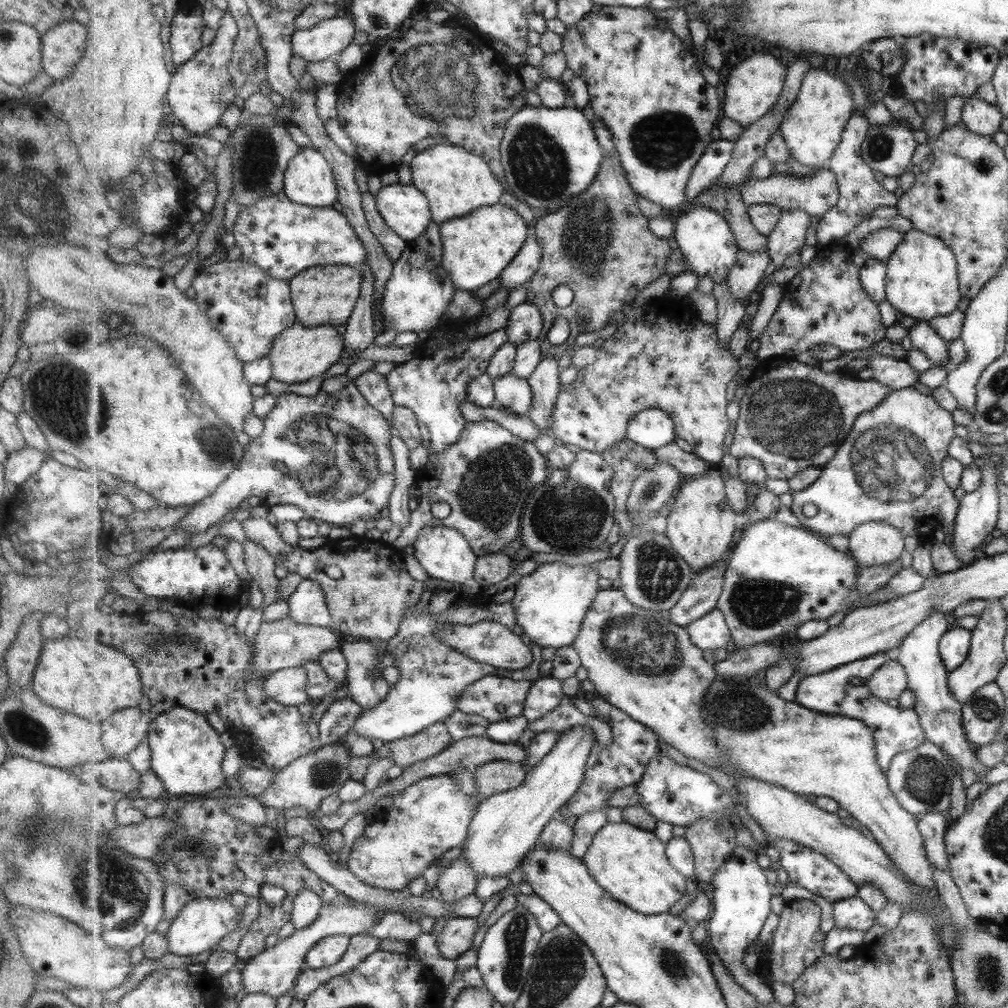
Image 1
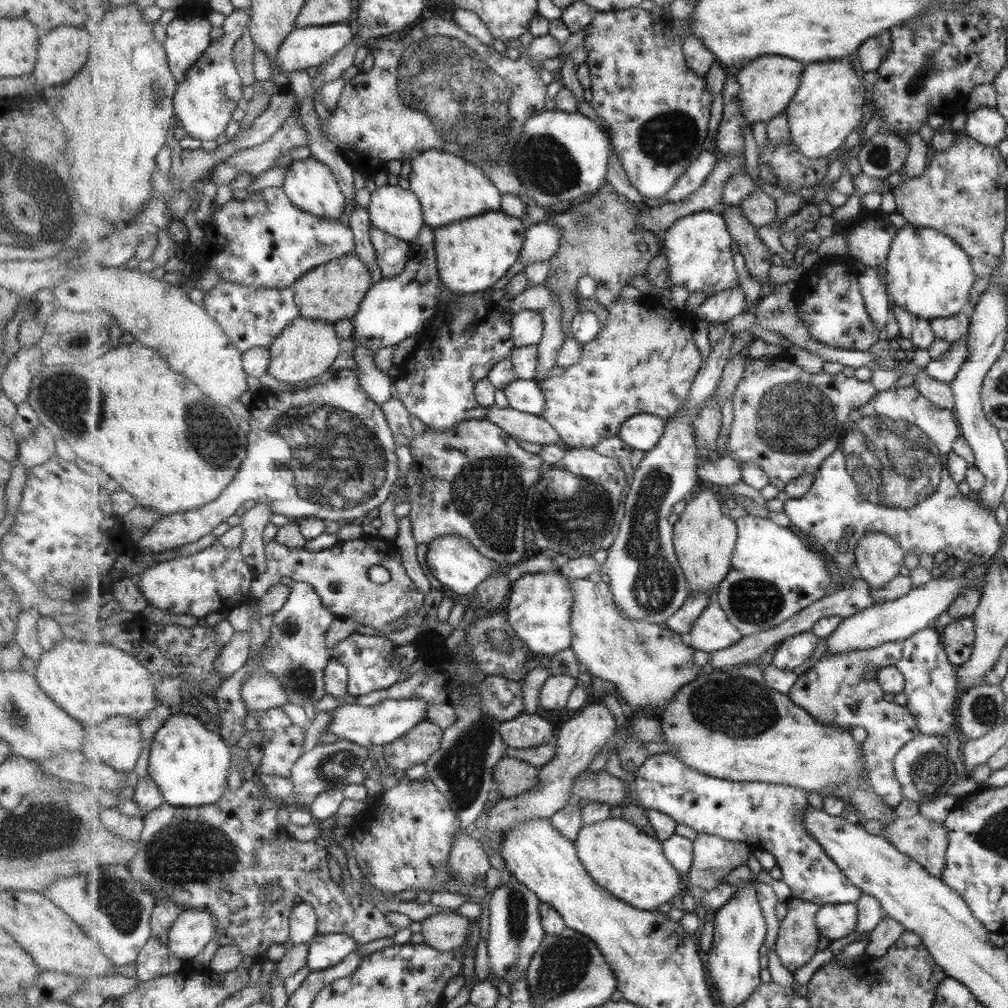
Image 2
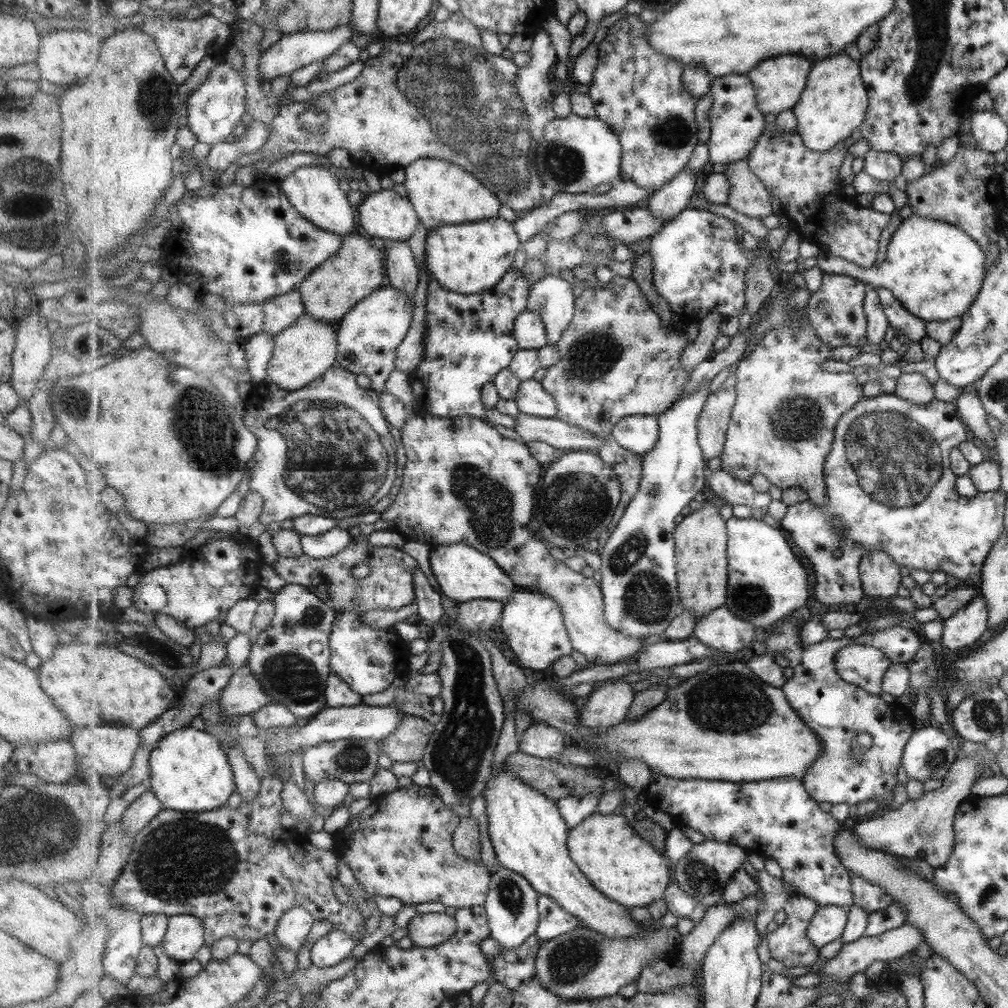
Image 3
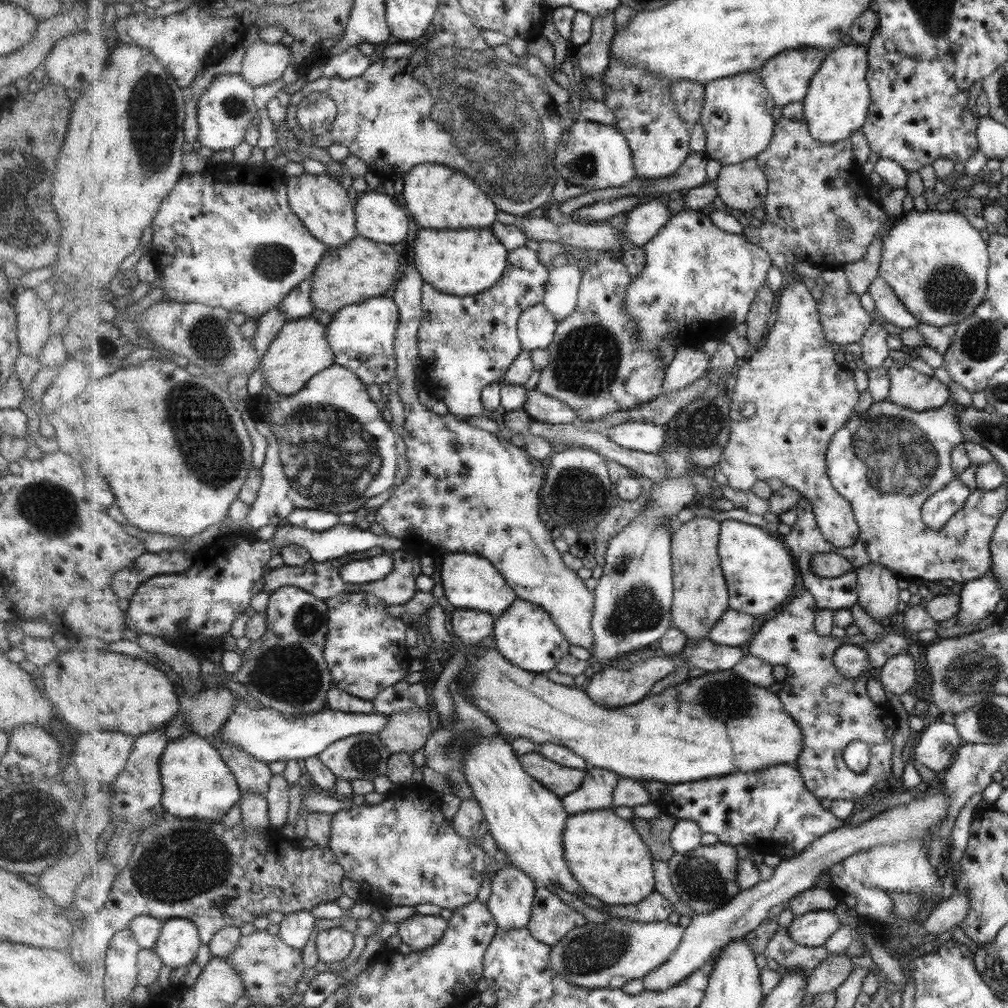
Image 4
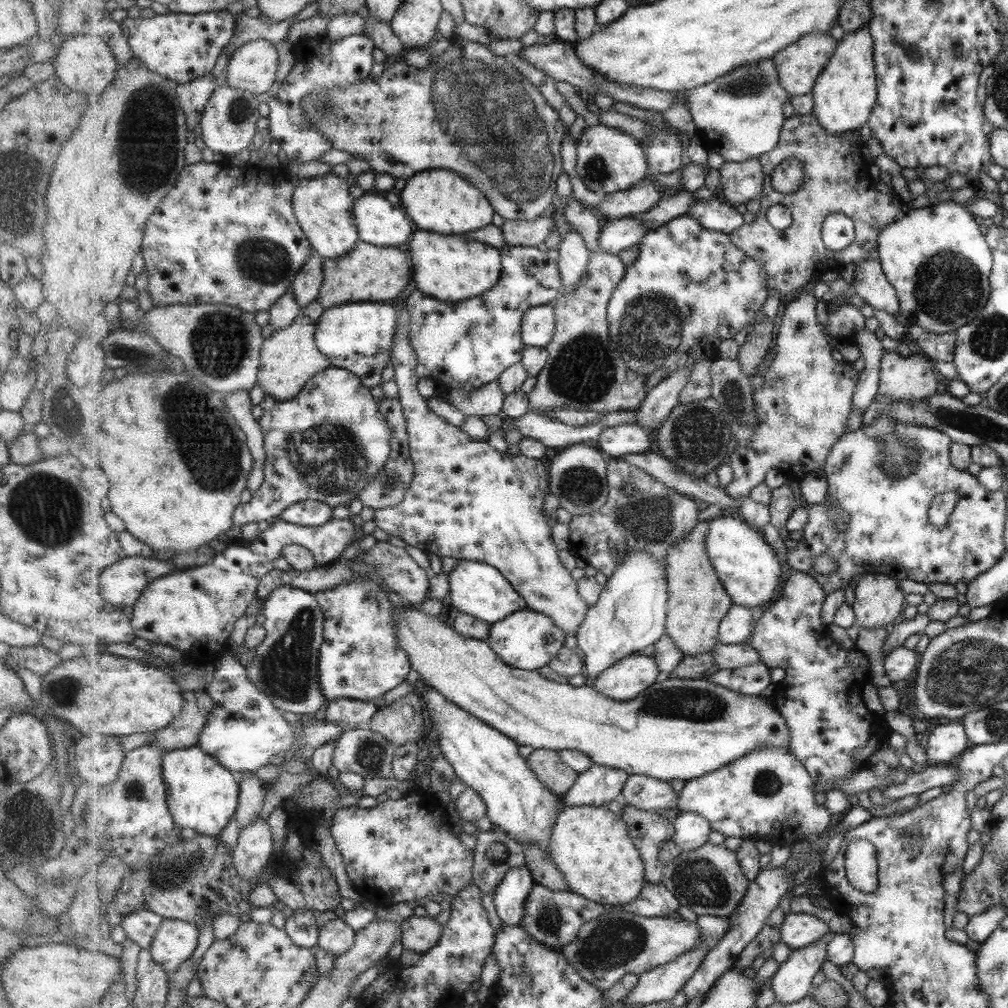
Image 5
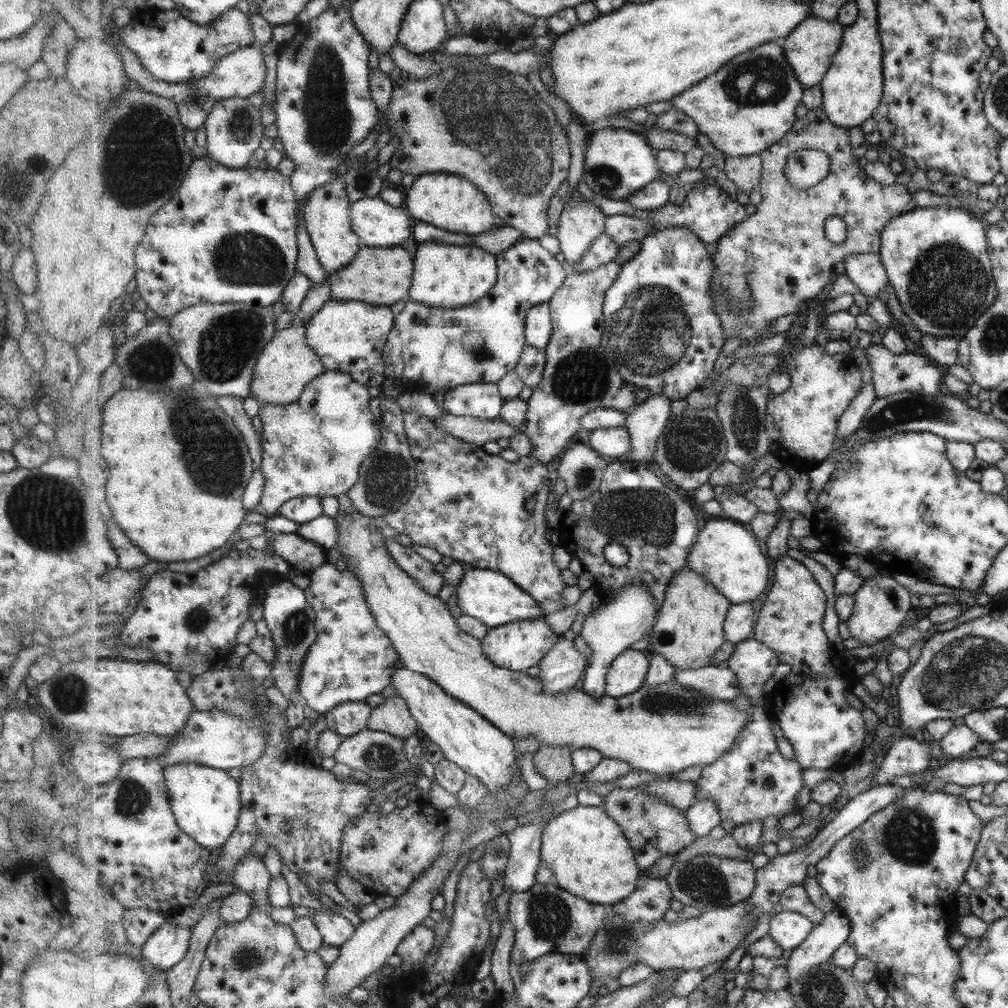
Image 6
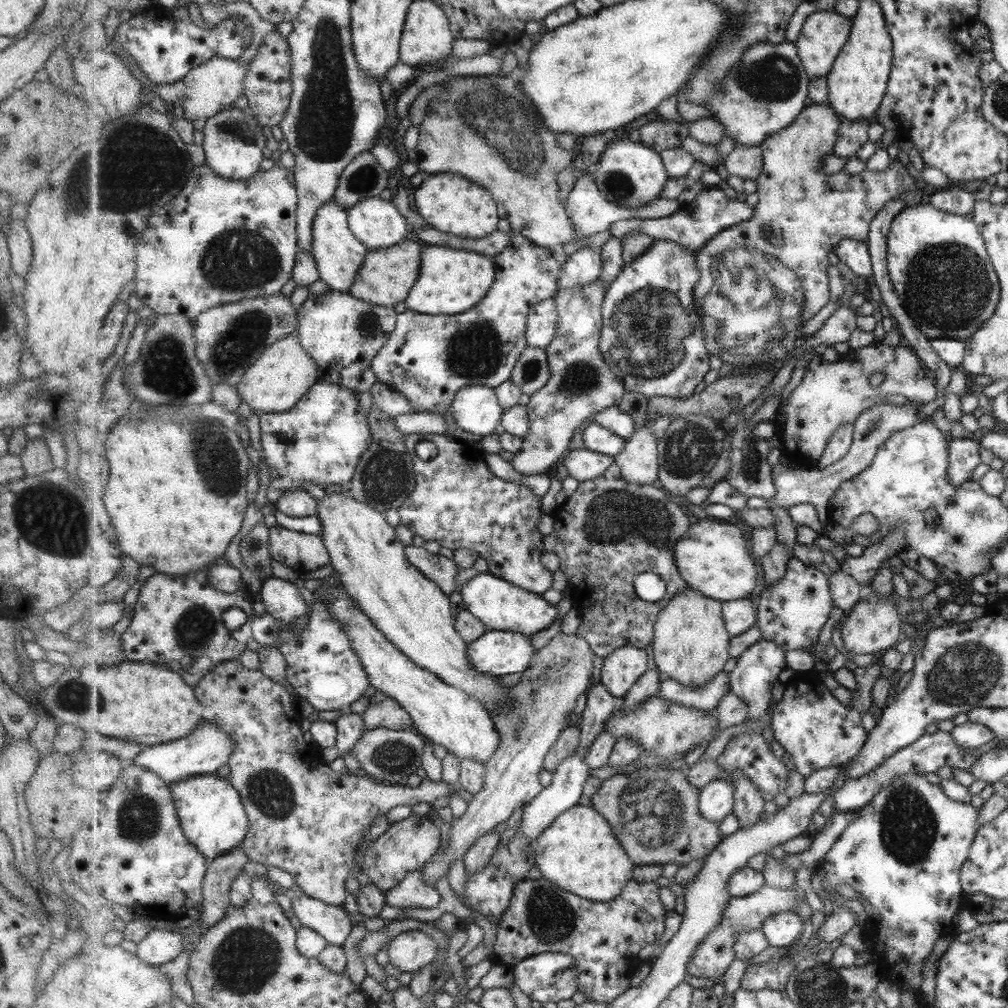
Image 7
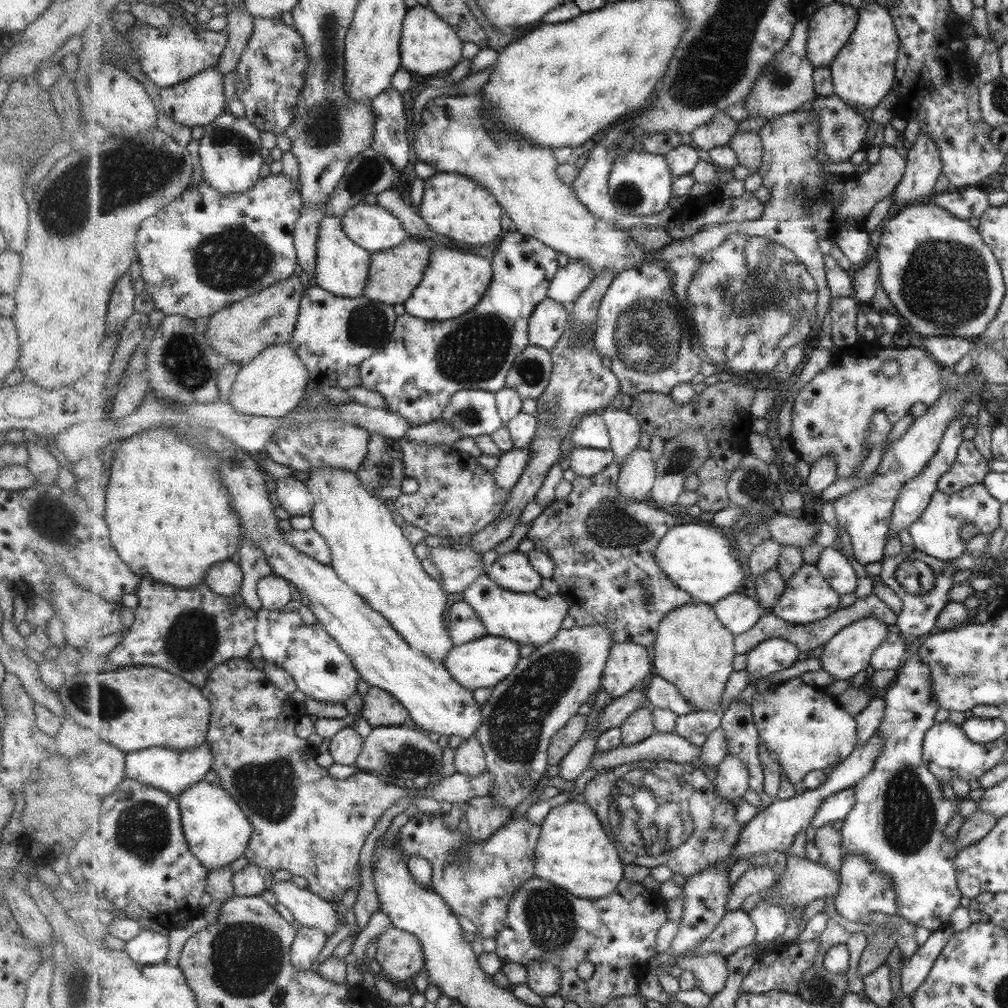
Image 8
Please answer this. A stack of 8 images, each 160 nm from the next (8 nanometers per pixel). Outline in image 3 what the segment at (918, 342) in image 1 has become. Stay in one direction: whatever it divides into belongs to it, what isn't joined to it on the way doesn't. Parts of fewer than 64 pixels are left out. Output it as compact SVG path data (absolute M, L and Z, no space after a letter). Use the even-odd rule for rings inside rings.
M881 288L878 290L880 300L890 320L891 328L910 343L919 342L926 336L925 321L909 314L905 307L893 297L891 290Z

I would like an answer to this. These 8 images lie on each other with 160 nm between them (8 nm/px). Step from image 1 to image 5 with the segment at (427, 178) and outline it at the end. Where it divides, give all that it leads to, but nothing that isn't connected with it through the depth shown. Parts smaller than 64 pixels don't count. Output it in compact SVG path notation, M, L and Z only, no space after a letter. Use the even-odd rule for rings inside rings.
M425 170L415 174L411 180L406 181L399 196L401 206L413 220L416 229L439 234L461 235L485 229L493 224L496 216L492 202L457 171Z

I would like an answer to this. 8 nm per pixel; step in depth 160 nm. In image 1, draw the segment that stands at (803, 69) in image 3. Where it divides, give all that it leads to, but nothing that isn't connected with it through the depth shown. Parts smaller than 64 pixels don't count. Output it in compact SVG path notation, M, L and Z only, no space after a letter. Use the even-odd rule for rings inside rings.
M771 53L745 54L743 60L730 70L723 102L724 116L735 120L745 128L762 119L776 105L783 92L787 69L788 66Z

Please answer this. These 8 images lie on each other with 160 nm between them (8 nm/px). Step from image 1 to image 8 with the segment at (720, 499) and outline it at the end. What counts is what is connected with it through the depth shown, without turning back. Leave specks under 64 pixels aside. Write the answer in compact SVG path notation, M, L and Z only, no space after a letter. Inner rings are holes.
M687 603L672 610L659 627L654 642L654 672L679 688L694 711L713 712L723 702L726 682L734 670L736 635L724 625L717 611L707 603Z

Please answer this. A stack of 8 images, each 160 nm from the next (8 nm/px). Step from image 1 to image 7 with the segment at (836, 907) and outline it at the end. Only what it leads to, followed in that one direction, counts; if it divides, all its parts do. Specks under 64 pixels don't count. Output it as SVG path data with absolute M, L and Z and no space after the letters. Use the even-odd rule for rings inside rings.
M783 912L770 916L762 926L770 945L777 949L794 945L805 930L803 919L795 912Z

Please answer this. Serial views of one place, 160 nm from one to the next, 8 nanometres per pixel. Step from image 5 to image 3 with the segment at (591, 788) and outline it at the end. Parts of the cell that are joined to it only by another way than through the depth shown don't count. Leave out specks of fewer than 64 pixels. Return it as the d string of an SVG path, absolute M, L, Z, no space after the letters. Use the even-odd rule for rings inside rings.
M603 794L587 796L567 796L556 801L562 817L570 830L577 829L585 819L598 812L600 798Z

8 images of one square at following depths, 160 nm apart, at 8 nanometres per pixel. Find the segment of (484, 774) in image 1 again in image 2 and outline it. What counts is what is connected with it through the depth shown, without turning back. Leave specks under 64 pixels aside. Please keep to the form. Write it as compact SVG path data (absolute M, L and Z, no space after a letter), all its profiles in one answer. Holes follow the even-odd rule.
M504 758L495 764L493 779L500 798L508 799L530 791L541 778L541 770L531 763Z

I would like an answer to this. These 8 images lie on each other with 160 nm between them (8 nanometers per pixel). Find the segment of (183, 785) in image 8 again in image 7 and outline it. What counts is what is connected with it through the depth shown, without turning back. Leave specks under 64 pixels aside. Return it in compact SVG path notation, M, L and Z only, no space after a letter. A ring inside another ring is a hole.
M203 721L187 738L147 747L131 765L155 772L161 780L170 785L175 781L187 780L191 776L215 775L219 768L231 761L233 752L236 752L235 745L237 742L227 732L223 732L221 726Z

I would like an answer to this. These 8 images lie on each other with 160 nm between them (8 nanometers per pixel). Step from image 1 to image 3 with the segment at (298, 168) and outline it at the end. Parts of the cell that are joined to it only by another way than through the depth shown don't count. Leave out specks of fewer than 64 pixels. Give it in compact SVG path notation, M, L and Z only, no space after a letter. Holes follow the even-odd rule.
M321 165L304 166L291 173L282 183L282 189L290 198L297 211L309 222L329 232L348 236L355 233L357 209L347 200L347 192L341 190L340 178Z

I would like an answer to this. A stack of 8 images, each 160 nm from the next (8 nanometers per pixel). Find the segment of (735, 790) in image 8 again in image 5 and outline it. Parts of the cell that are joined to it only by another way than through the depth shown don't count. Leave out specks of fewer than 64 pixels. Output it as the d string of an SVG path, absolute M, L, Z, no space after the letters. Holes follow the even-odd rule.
M681 812L674 823L677 830L674 842L682 851L692 851L710 843L710 835L714 831L711 823L699 813Z

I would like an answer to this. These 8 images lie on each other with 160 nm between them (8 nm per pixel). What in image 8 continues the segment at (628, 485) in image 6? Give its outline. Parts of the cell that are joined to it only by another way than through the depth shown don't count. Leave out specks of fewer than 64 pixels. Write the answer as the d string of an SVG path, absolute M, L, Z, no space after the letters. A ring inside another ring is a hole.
M615 461L609 465L607 469L596 474L596 476L585 477L577 475L577 477L572 481L574 488L572 494L567 499L556 501L553 505L544 508L542 513L535 519L526 537L532 540L534 545L533 548L553 557L556 567L555 576L552 579L557 582L559 586L558 594L568 600L570 613L577 619L579 627L602 624L612 632L613 645L621 642L634 642L641 646L649 646L649 644L654 644L657 640L661 621L672 610L679 609L687 603L694 602L692 594L689 594L689 591L683 590L680 586L677 586L677 583L673 582L673 579L661 568L661 565L656 559L658 546L660 546L662 540L664 540L665 535L672 528L675 528L675 526L680 524L682 520L677 520L677 515L675 515L671 510L651 506L651 499L649 497L641 498L639 502L631 502L631 500L627 500L625 496L621 496L621 494L619 494L619 486L617 483L620 479L621 466L621 463Z

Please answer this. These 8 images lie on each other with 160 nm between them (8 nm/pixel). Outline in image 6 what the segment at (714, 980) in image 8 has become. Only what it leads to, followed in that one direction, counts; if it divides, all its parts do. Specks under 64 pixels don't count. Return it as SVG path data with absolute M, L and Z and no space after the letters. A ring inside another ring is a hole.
M746 900L737 906L709 910L698 917L679 919L673 924L665 919L646 925L630 923L621 917L609 919L597 929L583 956L592 972L593 990L602 993L607 979L618 979L621 972L639 962L650 966L653 971L663 972L670 968L700 970L707 964L725 960L745 940L745 935L753 929L757 919L758 916L748 914Z

